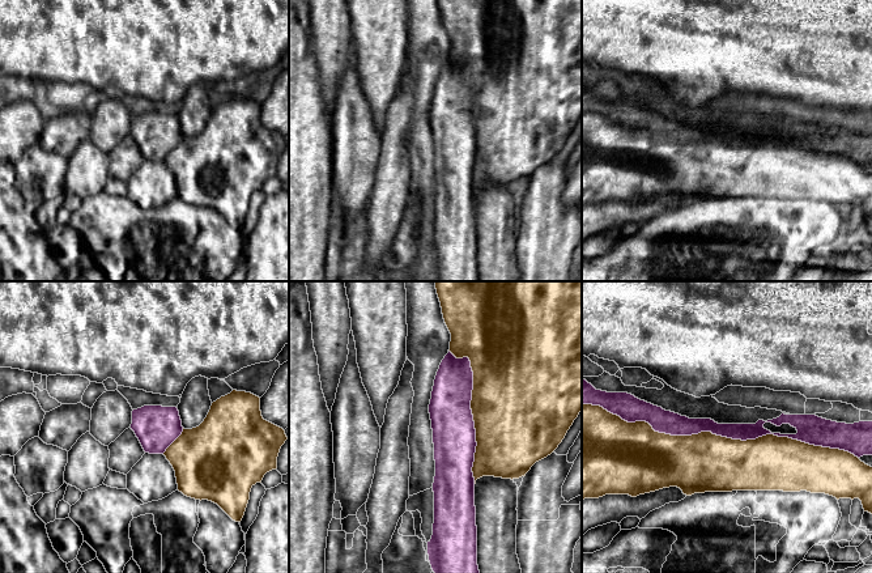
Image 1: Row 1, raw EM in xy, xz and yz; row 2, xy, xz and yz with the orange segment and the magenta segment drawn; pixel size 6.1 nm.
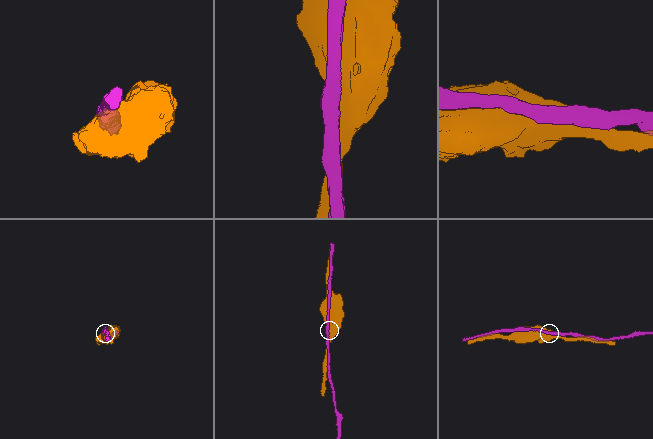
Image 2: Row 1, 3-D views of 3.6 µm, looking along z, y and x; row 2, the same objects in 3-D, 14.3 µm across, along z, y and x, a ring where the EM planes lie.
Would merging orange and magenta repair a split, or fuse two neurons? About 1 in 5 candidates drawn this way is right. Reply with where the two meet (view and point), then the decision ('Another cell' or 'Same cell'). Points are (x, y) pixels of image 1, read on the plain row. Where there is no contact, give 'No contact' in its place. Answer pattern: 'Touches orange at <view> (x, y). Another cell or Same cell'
Touches orange at yz (721, 143). Another cell

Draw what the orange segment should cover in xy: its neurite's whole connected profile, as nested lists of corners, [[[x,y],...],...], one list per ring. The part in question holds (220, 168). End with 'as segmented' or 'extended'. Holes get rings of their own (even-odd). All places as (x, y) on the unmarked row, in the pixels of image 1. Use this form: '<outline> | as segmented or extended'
[[[233,97],[212,110],[204,128],[182,141],[166,156],[163,162],[175,178],[178,198],[195,207],[208,207],[217,211],[233,228],[241,229],[251,195],[261,190],[264,182],[277,175],[277,164],[281,153],[288,147],[285,137],[263,126],[260,105],[246,98]]] | as segmented

